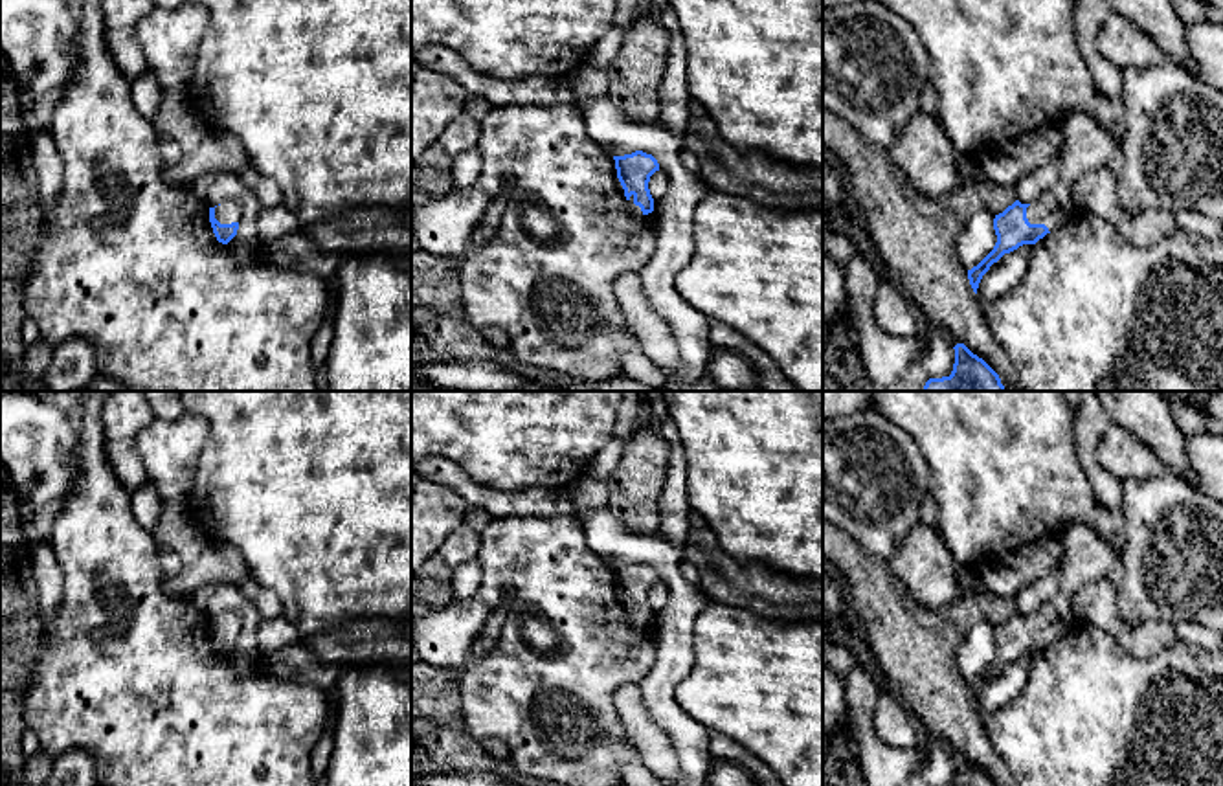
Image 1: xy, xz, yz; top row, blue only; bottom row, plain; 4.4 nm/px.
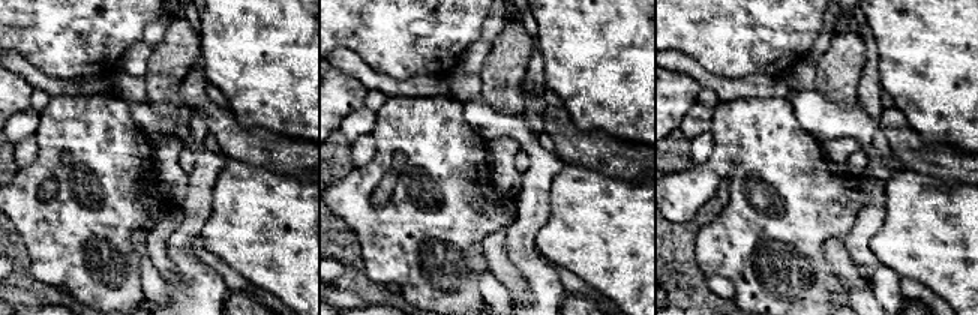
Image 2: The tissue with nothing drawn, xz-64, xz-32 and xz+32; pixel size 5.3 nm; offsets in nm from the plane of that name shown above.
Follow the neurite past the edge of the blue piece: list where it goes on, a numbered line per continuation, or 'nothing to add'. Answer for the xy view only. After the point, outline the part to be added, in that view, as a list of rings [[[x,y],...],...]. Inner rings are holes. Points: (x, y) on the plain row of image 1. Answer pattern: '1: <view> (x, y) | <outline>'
1: xy (230, 623) | [[[228,612],[215,619],[215,630],[220,635],[239,634],[241,624],[242,624],[242,619],[241,619],[241,613],[237,613],[237,612]]]

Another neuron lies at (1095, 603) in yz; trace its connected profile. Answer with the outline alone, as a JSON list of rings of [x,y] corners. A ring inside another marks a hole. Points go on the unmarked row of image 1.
[[[1113,578],[1085,584],[1071,597],[1071,608],[1078,623],[1087,623],[1111,634],[1126,652],[1140,659],[1179,643],[1175,628],[1168,623],[1144,621],[1137,626],[1124,624],[1116,610]]]

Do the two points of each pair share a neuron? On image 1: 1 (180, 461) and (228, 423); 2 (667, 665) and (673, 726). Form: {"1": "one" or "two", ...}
{"1": "two", "2": "one"}

